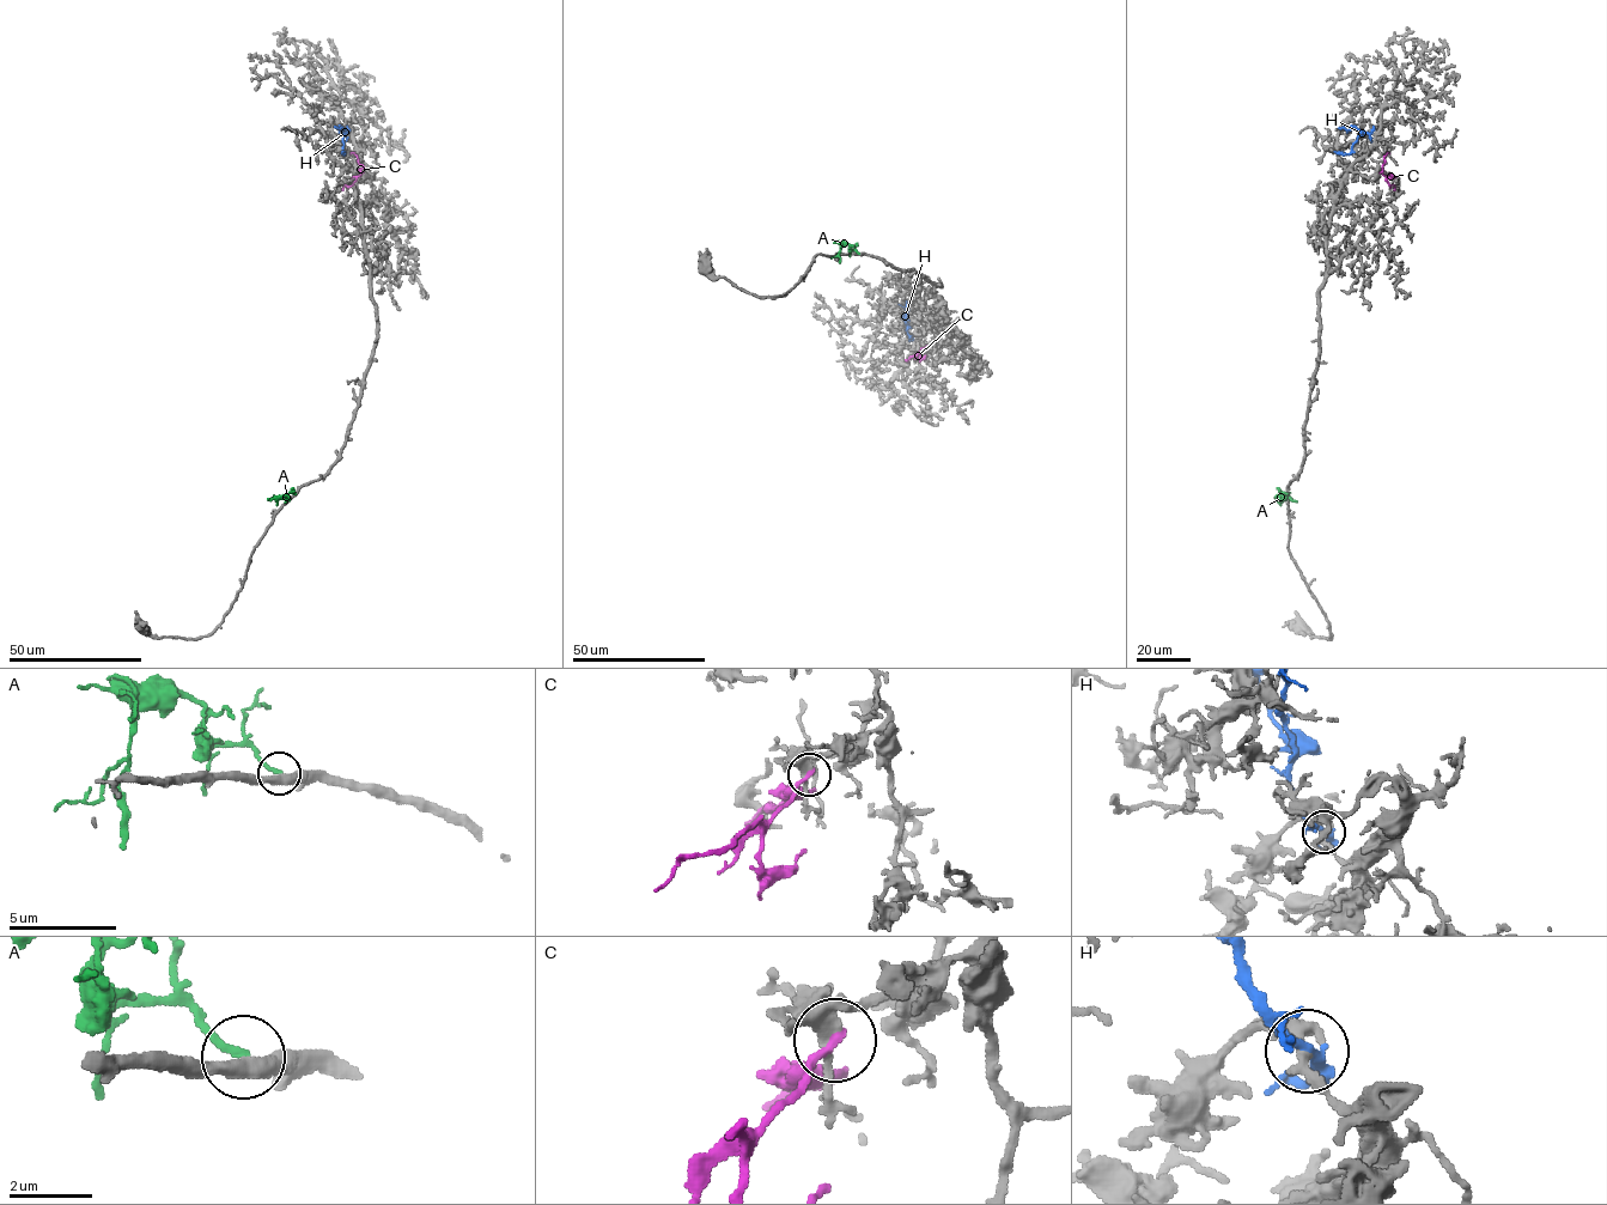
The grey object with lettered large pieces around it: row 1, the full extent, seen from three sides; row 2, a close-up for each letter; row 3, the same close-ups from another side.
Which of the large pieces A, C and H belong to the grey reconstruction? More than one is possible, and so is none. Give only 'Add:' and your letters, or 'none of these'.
Add: none of these

